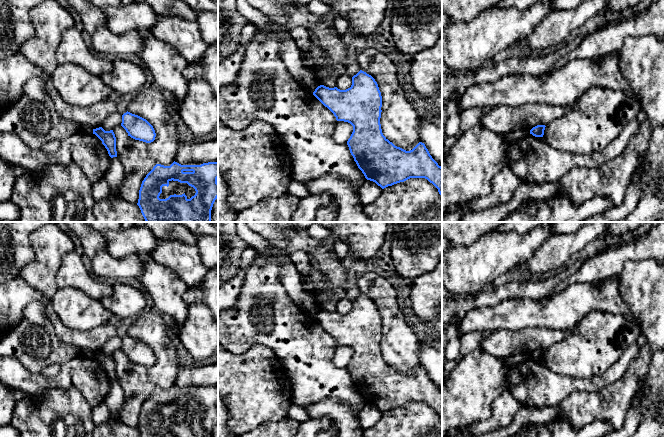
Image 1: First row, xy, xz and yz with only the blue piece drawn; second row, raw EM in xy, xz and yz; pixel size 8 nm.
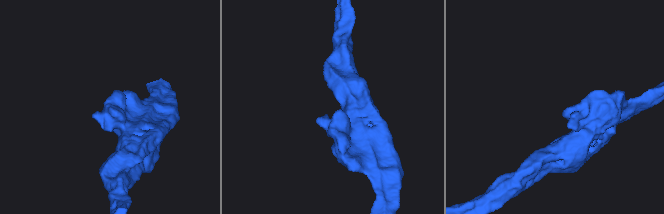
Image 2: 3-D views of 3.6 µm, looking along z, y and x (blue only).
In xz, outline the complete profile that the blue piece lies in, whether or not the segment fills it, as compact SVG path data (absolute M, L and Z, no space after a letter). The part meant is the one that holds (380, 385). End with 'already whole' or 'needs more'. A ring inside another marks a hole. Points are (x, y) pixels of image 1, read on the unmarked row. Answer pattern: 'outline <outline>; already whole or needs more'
outline M360 294L352 301L350 312L340 314L337 311L320 309L313 319L334 338L337 345L348 346L353 350L347 369L367 404L384 413L410 402L425 402L438 413L442 421L442 391L432 382L425 368L419 366L412 374L406 375L395 370L383 359L380 348L382 320L377 306L371 299Z; already whole

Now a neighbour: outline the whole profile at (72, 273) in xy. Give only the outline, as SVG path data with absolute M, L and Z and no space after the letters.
M75 250L63 257L55 285L58 288L79 289L97 300L110 296L113 292L112 283L95 278Z

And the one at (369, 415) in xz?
M366 403L358 414L361 427L366 430L374 426L380 420L382 414L375 406Z

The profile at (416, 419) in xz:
M410 402L384 412L380 420L364 430L364 437L442 437L442 420L425 402Z

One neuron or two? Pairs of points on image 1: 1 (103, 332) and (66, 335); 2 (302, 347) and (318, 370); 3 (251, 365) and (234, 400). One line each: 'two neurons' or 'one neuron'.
1: one neuron
2: one neuron
3: one neuron

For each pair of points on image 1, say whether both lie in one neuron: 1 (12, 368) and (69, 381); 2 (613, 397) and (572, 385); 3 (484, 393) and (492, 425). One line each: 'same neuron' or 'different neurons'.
1: same neuron
2: different neurons
3: different neurons

